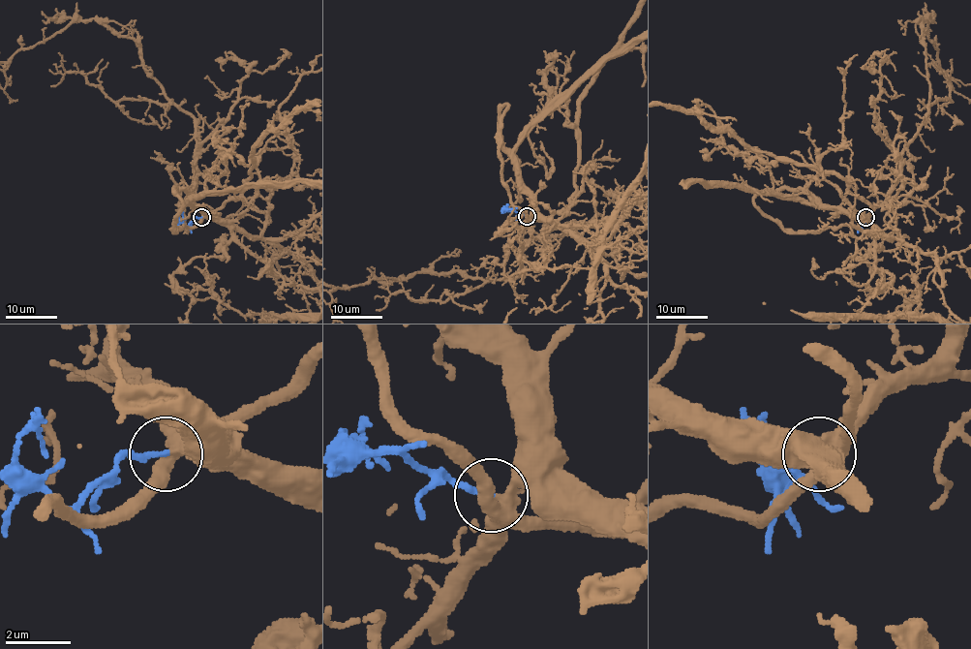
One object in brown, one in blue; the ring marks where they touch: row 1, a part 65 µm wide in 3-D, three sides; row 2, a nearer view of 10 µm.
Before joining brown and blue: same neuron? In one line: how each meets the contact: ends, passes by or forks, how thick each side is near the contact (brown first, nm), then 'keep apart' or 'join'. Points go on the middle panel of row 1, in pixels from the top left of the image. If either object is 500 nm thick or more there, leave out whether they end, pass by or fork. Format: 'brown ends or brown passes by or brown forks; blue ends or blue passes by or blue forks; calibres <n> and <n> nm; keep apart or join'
brown forks; blue ends; calibres 360 and 170 nm; join

